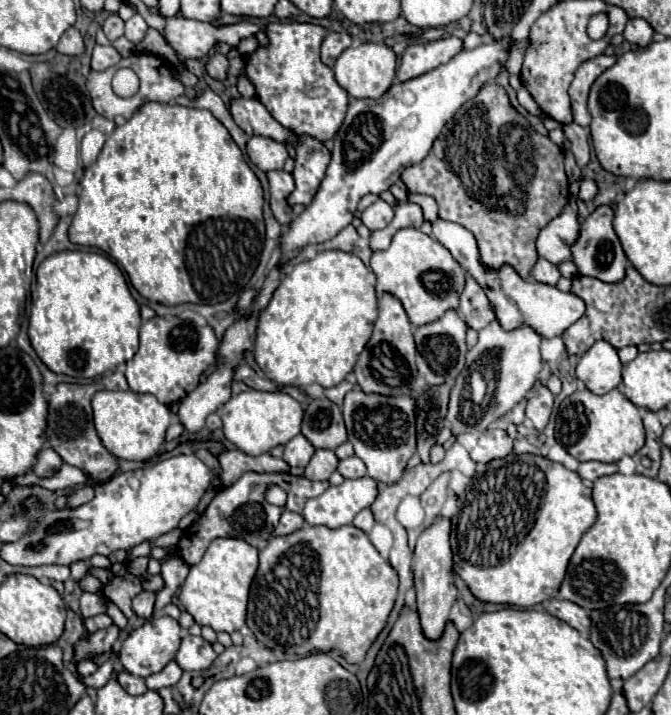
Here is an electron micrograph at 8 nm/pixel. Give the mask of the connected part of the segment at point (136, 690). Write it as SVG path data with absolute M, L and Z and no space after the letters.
M119 672L117 674L117 682L121 684L121 688L125 688L129 694L133 696L139 696L139 694L145 694L147 692L147 686L145 686L145 680L139 678L139 676L133 676L129 672Z

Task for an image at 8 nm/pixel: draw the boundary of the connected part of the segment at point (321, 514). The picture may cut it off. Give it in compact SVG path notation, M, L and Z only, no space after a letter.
M363 476L363 478L355 478L355 480L345 480L343 484L339 486L329 486L321 496L317 498L311 498L307 504L305 504L305 510L303 510L303 518L307 524L323 524L323 526L329 526L329 528L339 528L339 526L345 526L345 524L351 524L353 518L363 510L363 508L369 508L377 498L377 484L373 478L369 476Z

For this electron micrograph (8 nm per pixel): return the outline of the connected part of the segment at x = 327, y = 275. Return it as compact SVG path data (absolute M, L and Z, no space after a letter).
M341 250L319 252L313 260L295 264L279 282L269 304L259 314L255 336L255 362L263 374L275 384L283 386L309 386L319 384L323 388L337 386L353 370L357 356L365 348L373 332L377 318L375 298L375 274L357 256Z

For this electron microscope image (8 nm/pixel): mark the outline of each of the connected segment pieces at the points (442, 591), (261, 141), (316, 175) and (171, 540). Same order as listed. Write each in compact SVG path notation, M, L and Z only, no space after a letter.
M437 518L437 522L433 522L429 528L425 528L423 534L417 538L415 556L413 556L413 572L415 572L415 588L417 588L417 612L421 616L423 634L431 640L437 640L443 634L445 624L449 620L449 610L451 610L453 602L457 600L449 532L451 532L449 518Z
M253 136L247 142L247 156L263 172L283 170L283 164L287 160L287 148L279 142L273 142L271 138Z
M301 136L301 146L297 146L295 156L295 192L289 196L289 204L311 204L313 196L317 192L317 186L321 184L327 164L331 156L329 150L317 142L315 138Z
M175 528L175 530L159 536L157 540L153 540L153 546L175 546L179 542L179 538L181 538L181 530Z

